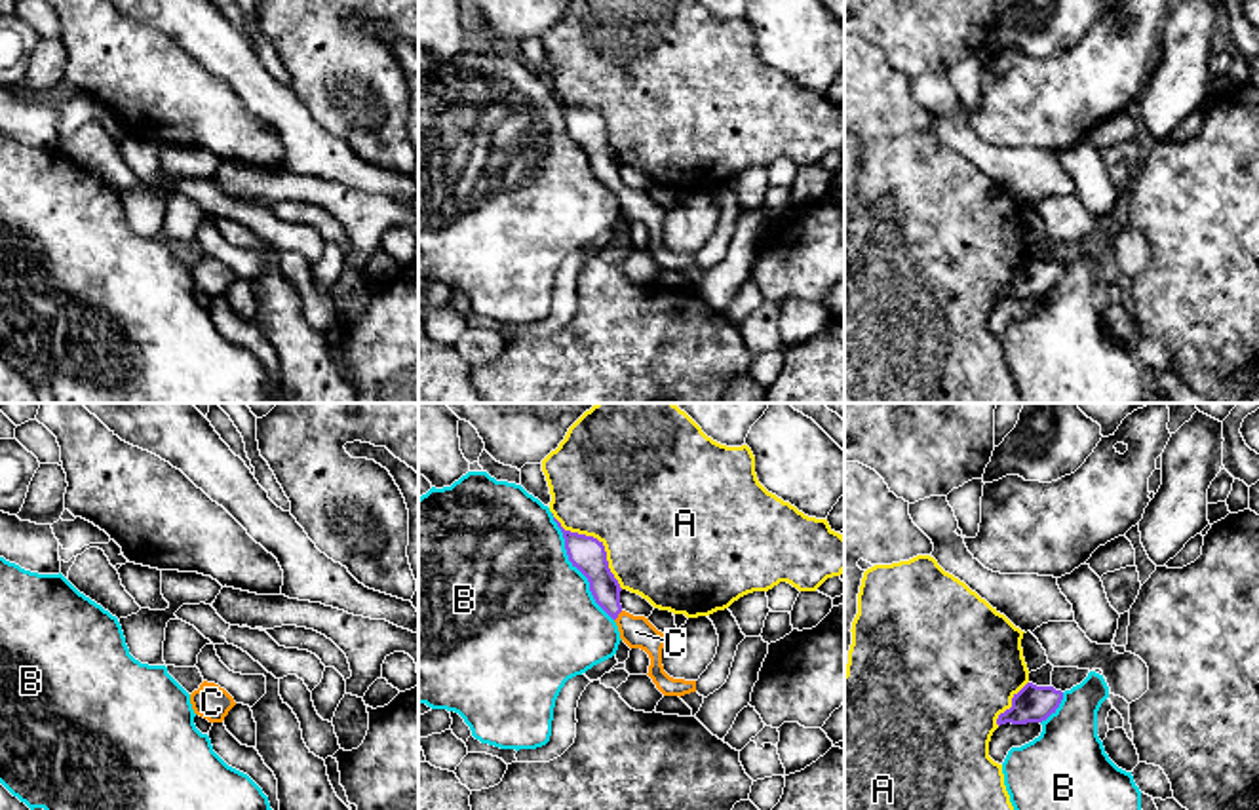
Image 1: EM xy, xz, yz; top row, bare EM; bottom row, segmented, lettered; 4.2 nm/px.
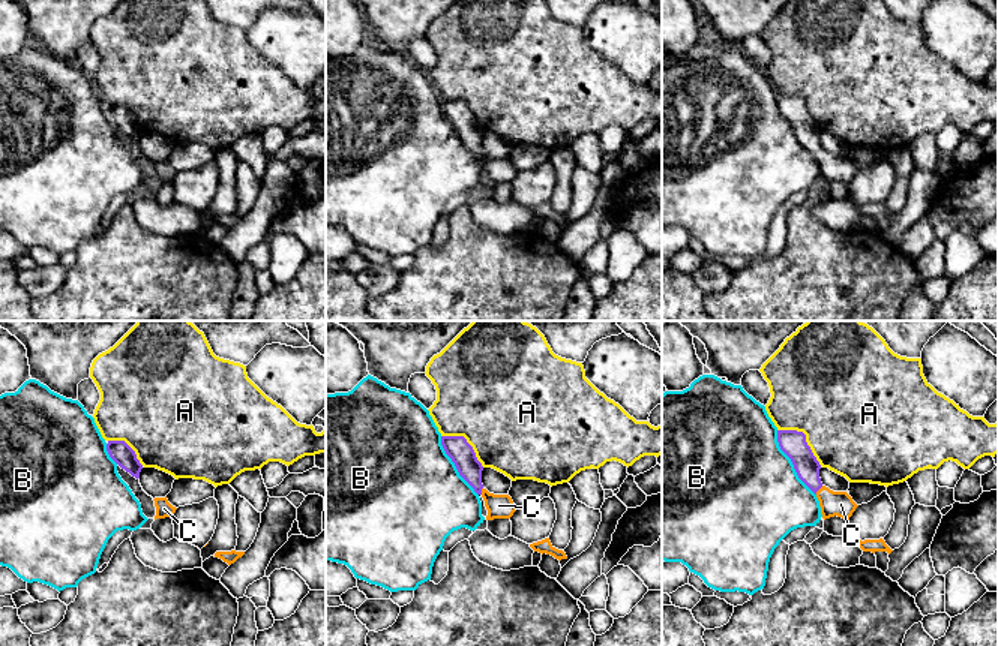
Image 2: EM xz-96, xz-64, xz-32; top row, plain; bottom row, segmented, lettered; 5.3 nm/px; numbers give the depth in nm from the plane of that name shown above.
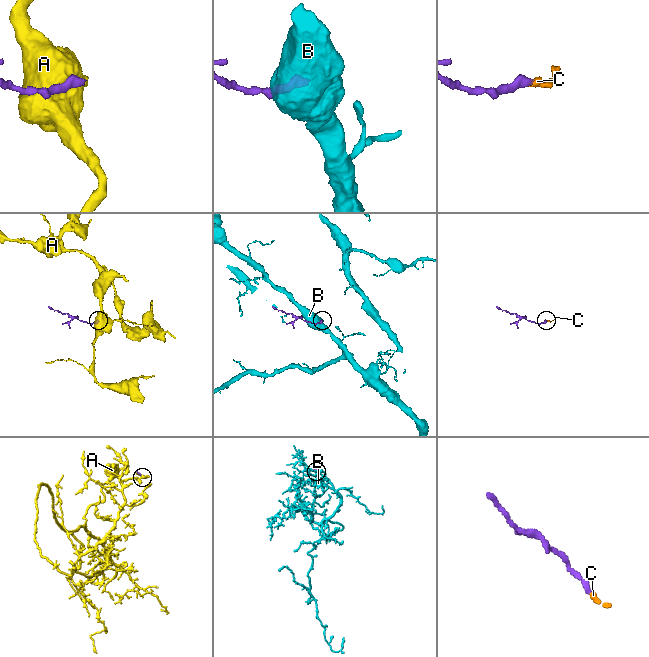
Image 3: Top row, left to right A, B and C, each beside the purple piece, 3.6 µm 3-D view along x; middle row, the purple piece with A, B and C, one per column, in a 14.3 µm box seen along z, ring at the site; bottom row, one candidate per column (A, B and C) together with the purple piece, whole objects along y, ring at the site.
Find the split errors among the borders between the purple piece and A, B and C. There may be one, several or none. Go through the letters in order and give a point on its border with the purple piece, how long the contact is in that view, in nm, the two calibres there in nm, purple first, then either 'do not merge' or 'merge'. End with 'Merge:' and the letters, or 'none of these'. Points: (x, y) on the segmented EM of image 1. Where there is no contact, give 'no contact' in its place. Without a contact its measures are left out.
A: xz (598, 540) | 440 nm | 150/500 nm | do not merge
B: xz (575, 565) | 550 nm | 150/480 nm | do not merge
C: xz (617, 617) | 60 nm | 120/140 nm | merge
Merge: C

